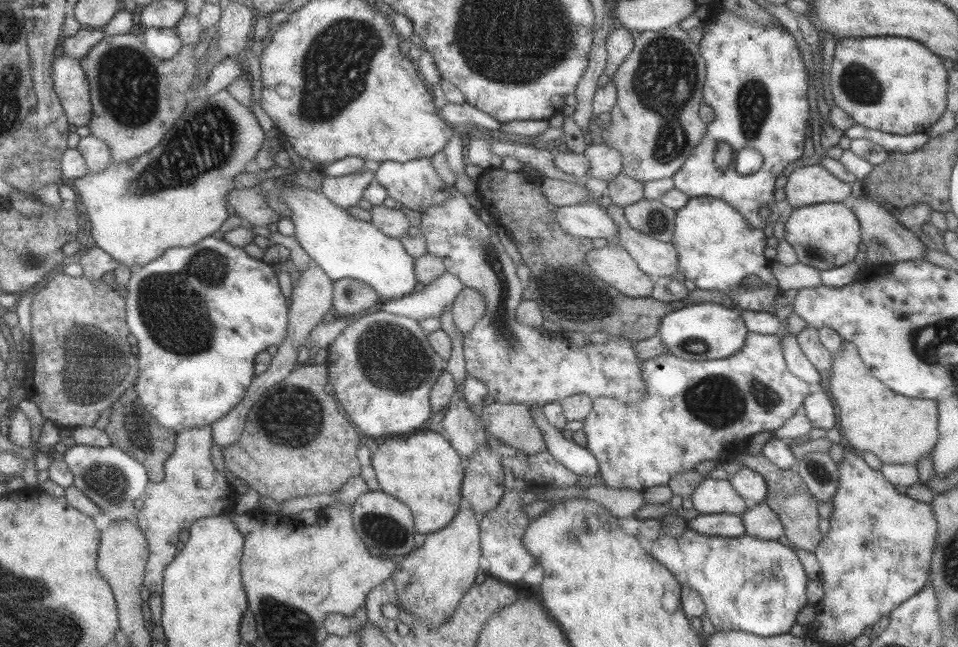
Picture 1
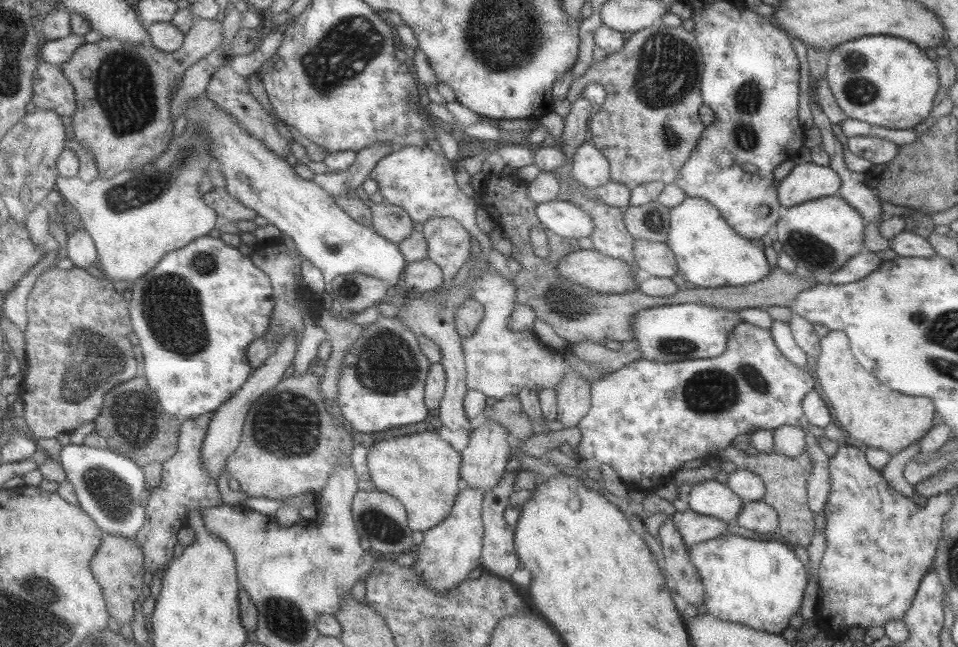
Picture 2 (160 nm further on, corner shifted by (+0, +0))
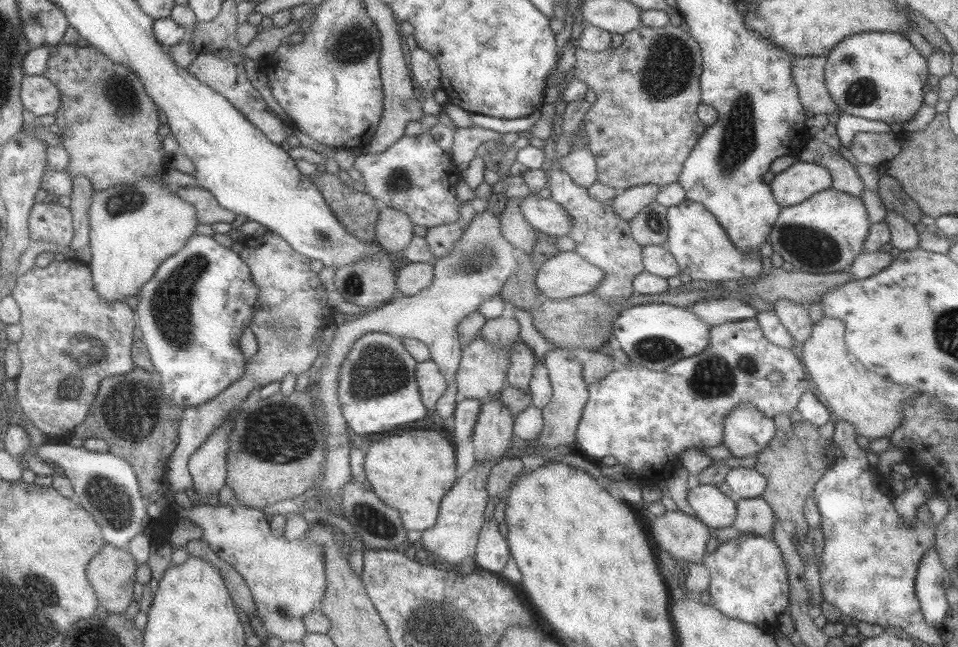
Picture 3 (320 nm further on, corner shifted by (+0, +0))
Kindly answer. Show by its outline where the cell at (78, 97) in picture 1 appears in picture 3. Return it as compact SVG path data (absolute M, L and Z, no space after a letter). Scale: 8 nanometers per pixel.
M28 75L24 80L22 99L28 112L37 118L56 115L64 106L64 96L60 87L44 75Z

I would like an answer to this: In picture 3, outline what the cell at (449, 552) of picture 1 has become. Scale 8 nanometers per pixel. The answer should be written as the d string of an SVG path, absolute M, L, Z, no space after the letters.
M498 457L489 461L476 462L468 472L456 479L455 485L442 497L436 525L424 531L422 536L422 544L429 554L438 556L450 566L462 565L466 558L476 554L481 529L485 522L485 508L490 499L487 480L494 465L502 459L503 457Z

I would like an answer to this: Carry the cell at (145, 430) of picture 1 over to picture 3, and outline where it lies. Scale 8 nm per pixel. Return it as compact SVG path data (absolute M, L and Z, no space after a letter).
M134 367L132 371L120 376L108 376L102 380L102 392L98 392L98 400L93 400L94 408L90 408L84 423L77 428L76 437L80 438L102 438L108 442L110 452L116 454L129 462L136 473L141 495L150 502L161 503L166 500L170 483L167 481L167 462L174 452L179 441L179 426L185 408L178 406L170 400L163 391L159 375L147 370Z

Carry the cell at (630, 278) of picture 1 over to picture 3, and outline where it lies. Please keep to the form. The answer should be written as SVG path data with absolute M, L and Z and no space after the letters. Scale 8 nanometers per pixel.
M574 251L551 256L536 273L535 283L544 296L552 300L592 293L601 283L603 270Z

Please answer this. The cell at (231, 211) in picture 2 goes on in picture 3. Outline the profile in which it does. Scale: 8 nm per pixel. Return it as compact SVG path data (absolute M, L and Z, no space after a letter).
M195 186L171 187L174 194L177 194L184 202L195 208L196 218L199 224L212 225L215 222L232 223L236 214L222 208L215 196L209 191Z

